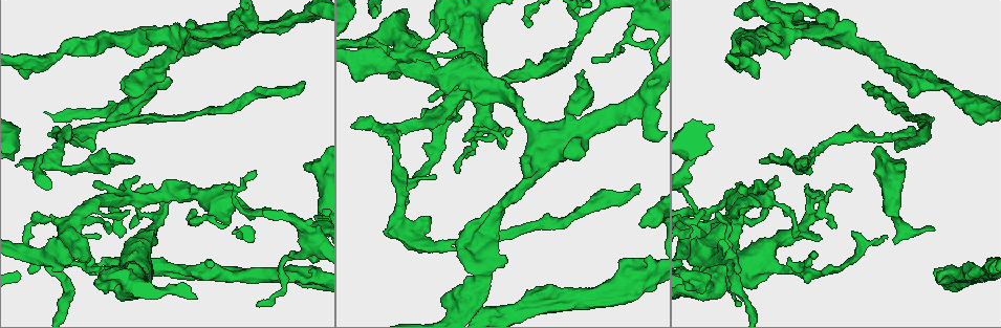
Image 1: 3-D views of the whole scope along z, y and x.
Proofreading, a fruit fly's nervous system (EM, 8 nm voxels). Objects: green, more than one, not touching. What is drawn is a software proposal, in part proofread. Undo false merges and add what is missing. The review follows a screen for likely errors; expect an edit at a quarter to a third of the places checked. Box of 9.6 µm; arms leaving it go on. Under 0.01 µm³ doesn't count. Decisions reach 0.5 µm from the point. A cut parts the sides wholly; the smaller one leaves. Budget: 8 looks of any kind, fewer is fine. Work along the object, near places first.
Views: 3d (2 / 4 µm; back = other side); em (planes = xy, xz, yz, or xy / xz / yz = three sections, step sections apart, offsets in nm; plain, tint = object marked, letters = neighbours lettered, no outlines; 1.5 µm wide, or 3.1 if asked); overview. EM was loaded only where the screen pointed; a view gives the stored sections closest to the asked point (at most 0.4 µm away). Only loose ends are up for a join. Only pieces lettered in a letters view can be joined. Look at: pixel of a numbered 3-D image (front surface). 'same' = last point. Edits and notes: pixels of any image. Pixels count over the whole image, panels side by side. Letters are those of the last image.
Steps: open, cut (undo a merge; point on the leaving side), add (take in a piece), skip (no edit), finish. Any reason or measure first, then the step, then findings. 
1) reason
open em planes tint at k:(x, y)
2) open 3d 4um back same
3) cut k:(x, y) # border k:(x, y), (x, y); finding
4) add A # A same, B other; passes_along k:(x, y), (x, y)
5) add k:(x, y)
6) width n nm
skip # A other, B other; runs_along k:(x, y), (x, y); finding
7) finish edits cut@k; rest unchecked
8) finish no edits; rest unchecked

sharp bend
open em xz step 8 tint at 1:(60, 148)

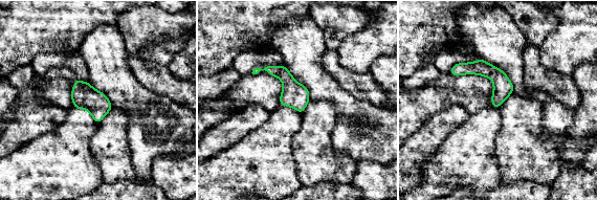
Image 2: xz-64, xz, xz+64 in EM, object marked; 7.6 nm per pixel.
another direction
open em planes tint same

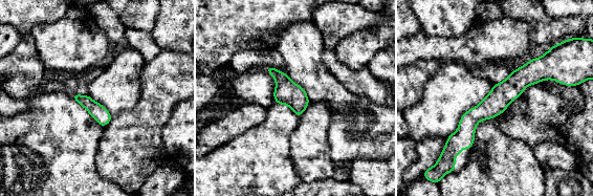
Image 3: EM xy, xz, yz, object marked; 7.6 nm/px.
open em planes letters same

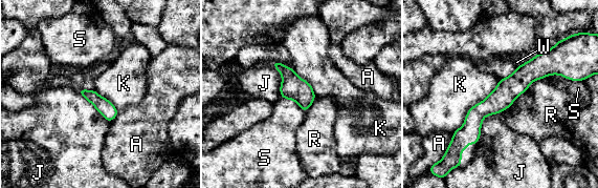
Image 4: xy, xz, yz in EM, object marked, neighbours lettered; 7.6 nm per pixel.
width 120 nm
skip # A other, J other, K other, R other, S other, W other; border 4:(545, 77), (560, 75), (574, 81); one cell here

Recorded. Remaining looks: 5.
an open end
open 3d 2um back at 1:(788, 258)

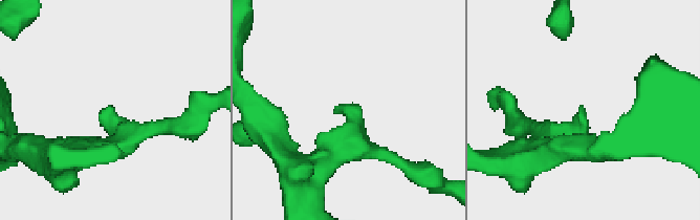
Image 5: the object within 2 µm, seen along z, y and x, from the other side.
open em planes letters at 5:(580, 115)

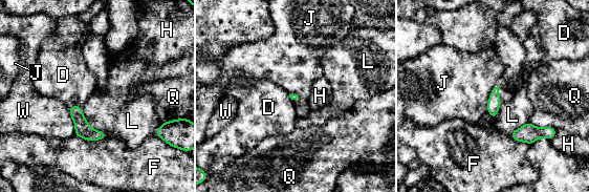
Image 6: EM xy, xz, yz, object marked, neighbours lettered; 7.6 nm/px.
skip # D other, F other, H other, J other, L other, Q other, W other; border 6:(81, 106), (87, 123), (108, 136); no lettered piece goes on from it

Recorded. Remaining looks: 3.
thick turns thin
open 3d 2um at 1:(308, 234)

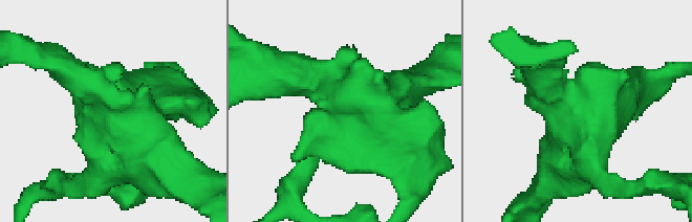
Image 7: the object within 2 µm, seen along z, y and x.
open em planes letters at 7:(104, 116)

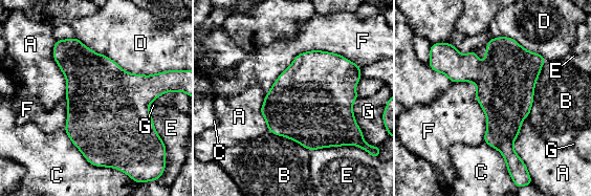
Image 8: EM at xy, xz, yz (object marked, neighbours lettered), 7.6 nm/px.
skip # A other, B other, C other, D other, E other, F other, G other; border 8:(359, 66), (302, 51), (265, 96); all the same cell

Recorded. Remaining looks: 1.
finish no edits; rest unchecked

